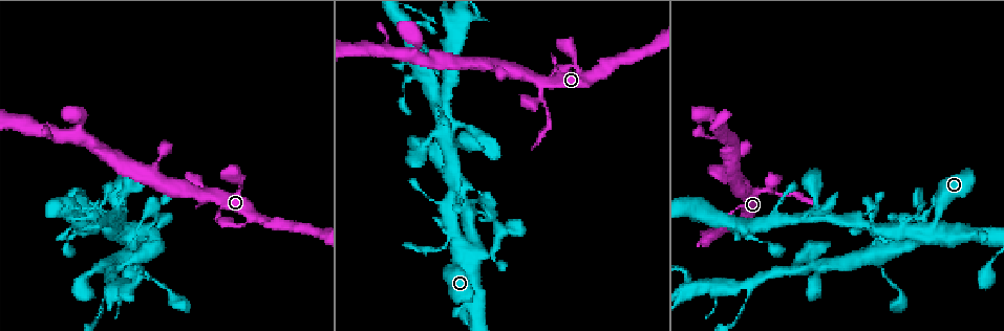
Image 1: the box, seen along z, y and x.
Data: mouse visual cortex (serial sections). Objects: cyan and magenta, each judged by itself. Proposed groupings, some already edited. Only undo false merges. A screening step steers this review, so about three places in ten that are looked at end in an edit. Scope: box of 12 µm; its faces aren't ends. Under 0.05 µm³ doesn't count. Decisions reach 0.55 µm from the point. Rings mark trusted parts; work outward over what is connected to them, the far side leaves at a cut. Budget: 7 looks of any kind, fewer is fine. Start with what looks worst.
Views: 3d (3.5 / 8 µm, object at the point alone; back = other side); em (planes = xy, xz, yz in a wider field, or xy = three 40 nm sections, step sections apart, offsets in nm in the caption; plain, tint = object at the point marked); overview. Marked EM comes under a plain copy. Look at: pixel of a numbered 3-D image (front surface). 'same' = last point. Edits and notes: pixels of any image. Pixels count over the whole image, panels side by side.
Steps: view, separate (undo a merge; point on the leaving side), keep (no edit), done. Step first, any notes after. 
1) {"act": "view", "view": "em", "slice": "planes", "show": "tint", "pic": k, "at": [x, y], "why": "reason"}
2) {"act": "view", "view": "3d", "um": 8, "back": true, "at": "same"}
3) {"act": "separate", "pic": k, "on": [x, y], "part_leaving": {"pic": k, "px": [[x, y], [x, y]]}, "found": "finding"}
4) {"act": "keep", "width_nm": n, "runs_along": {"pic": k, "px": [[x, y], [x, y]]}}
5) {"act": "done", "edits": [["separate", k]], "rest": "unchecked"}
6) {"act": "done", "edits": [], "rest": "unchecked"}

{"act": "view", "view": "3d", "um": 3.5, "pic": 1, "at": [540, 97], "why": "calibre changes"}

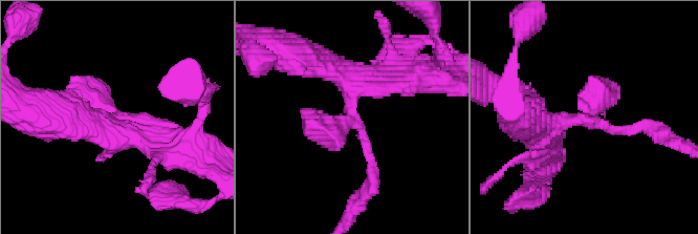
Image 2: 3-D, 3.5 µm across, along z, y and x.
{"act": "view", "view": "em", "slice": "planes", "show": "tint", "pic": 2, "at": [352, 118]}

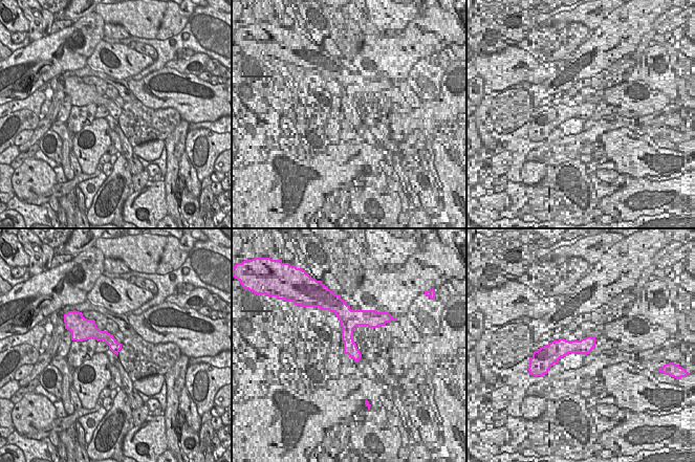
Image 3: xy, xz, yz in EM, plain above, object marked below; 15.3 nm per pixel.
{"act": "separate", "pic": 2, "on": [373, 174], "part_leaving": {"pic": 2, "px": [[365, 141], [371, 189], [348, 218]]}, "found": "two cells meet here"}

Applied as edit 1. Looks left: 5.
{"act": "view", "view": "overview"}

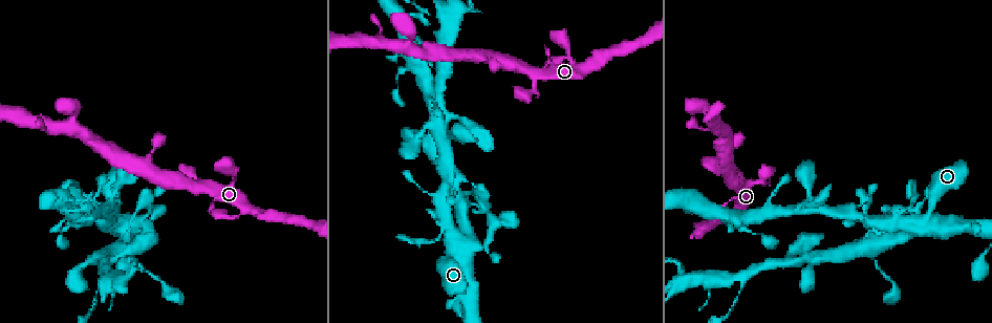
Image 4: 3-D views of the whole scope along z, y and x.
{"act": "view", "view": "3d", "um": 3.5, "pic": 4, "at": [126, 226], "why": "abrupt turn"}

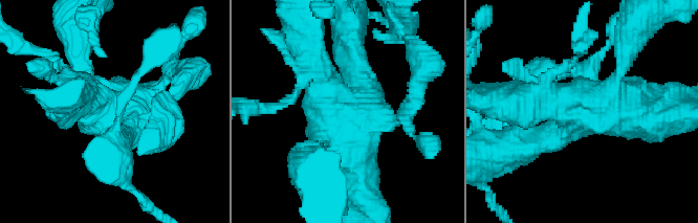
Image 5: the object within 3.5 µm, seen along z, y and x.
{"act": "view", "view": "em", "slice": "xy", "step": 5, "show": "tint", "pic": 5, "at": [113, 104], "why": "need the tissue"}

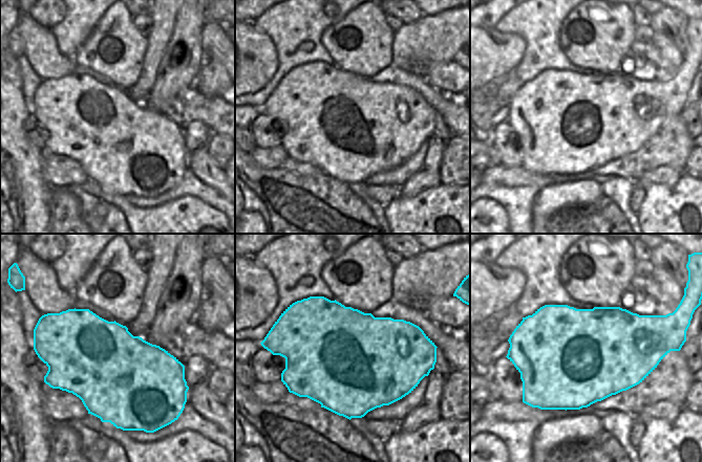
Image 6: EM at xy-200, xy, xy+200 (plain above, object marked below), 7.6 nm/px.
{"act": "keep", "width_nm": 800, "runs_along": {"pic": 5, "px": [[626, 53], [605, 98], [548, 137]]}, "found": "continuous, no second cell"}

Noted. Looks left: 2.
{"act": "view", "view": "3d", "um": 3.5, "back": true, "pic": 4, "at": [744, 273]}

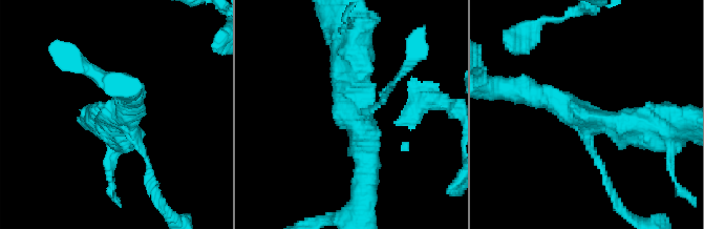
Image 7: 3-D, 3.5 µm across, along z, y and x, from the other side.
{"act": "view", "view": "em", "slice": "xy", "step": 2, "show": "tint", "pic": 7, "at": [585, 117], "why": "need the tissue"}

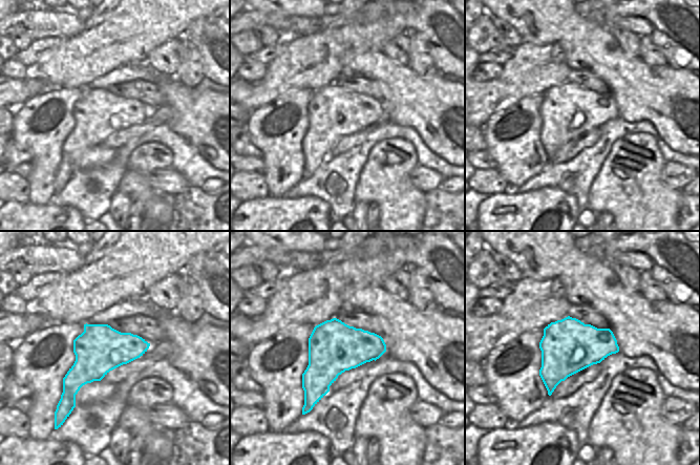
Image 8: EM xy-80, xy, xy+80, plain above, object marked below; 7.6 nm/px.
{"act": "keep", "arm_widths_nm": [100, 300, 400], "runs_along": {"pic": 7, "px": [[528, 91], [600, 124], [654, 124]]}, "found": "one cell here"}

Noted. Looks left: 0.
{"act": "done", "edits": [["separate", 2]], "rest": "unchecked"}

